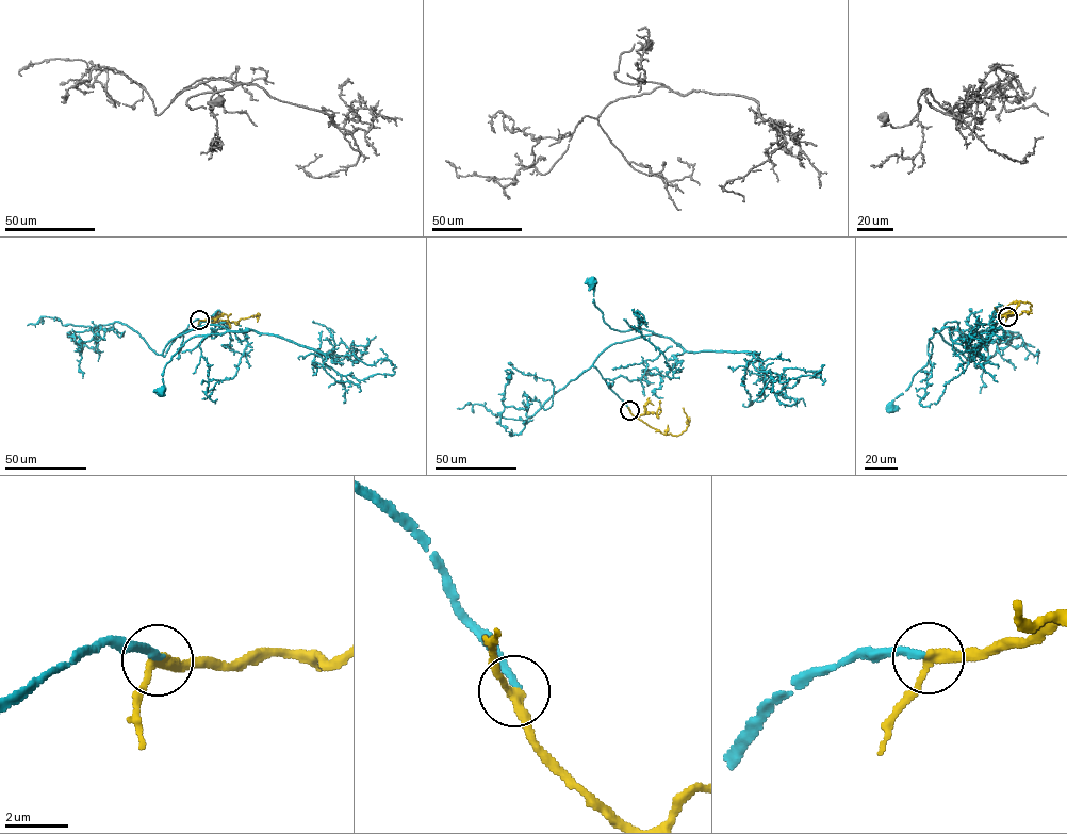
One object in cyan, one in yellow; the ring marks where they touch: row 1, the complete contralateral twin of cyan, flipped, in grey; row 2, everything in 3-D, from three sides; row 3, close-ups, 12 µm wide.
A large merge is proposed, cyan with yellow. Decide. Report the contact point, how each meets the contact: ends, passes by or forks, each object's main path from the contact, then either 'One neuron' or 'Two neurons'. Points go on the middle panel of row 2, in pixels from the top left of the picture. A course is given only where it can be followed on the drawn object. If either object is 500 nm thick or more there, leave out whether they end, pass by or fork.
Place: (629, 410). At the ring cyan ends. At the ring yellow passes by. Course of cyan: (629, 410), (593, 363), (617, 343), (660, 336), (644, 329), (611, 329), (595, 306), (592, 282). Course of yellow: (629, 410), (661, 434), (678, 436), (688, 425), (682, 408). One neuron

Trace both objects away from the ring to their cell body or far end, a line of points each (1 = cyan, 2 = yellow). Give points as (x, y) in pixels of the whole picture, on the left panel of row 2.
1: (199, 321), (163, 356), (174, 338), (197, 327), (220, 325), (229, 331), (190, 338), (164, 369), (162, 392)
2: (199, 321), (237, 322), (259, 314), (251, 315)

